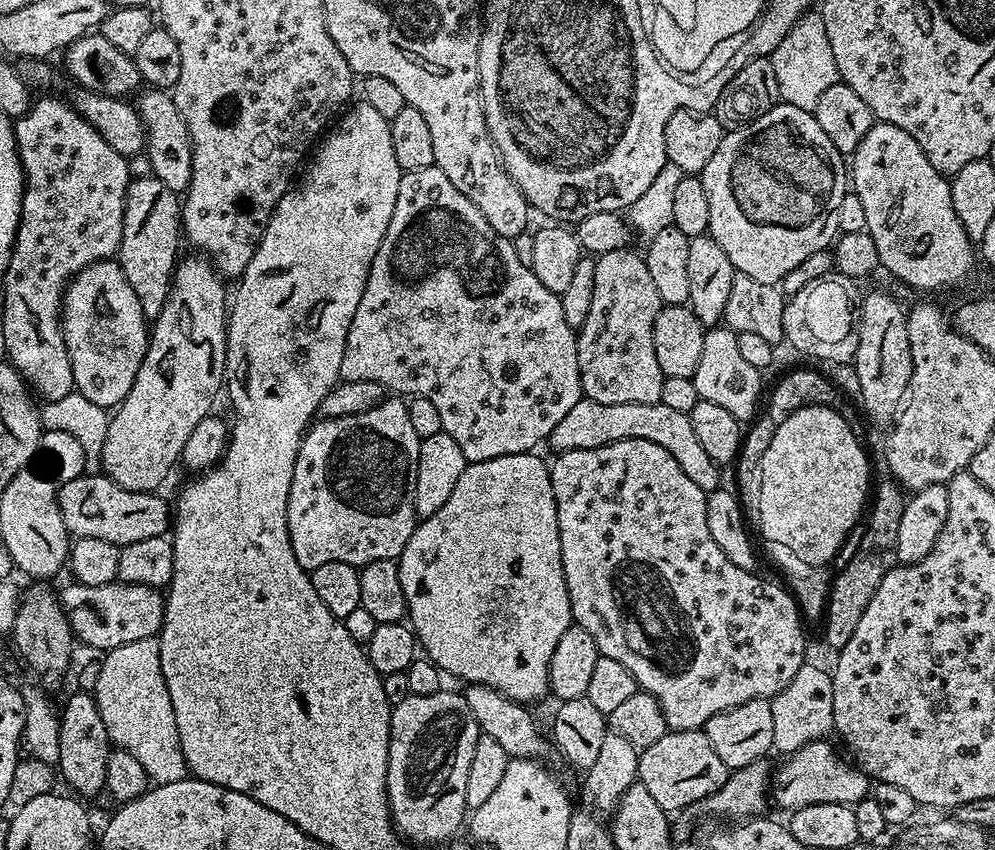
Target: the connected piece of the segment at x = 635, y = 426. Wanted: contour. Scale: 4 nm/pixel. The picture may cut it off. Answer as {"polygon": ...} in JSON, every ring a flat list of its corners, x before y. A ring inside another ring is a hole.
{"polygon":[[582,398,554,426,550,437,550,444,556,447,557,453,578,450,579,448,597,448,613,444,619,440,645,440,654,442,654,446,662,446,674,457,674,462,682,466,682,470,695,482,704,493,713,492,721,487,721,465,698,442,698,434,694,434,694,426,690,422,688,413,673,410,665,404,643,404,642,402,622,402,622,406,606,406,602,402]]}

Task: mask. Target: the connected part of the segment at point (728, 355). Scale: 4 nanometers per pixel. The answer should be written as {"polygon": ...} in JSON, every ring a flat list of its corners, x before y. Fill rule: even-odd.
{"polygon":[[712,326,705,331,702,342,702,358,698,358,698,370,691,376,694,390,698,390,700,399,714,402,723,406,729,414,741,422,747,422,756,412,756,407,761,407,760,391,764,384,760,381,761,369,750,366,745,362,743,355,738,351,738,338,736,333,727,326]]}

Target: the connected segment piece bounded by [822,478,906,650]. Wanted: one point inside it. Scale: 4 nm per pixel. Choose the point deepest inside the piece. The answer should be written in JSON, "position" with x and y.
{"position":[857,582]}

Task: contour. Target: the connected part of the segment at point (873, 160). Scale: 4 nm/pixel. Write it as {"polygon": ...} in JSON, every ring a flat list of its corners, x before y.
{"polygon":[[873,123,866,138,862,138,862,142,858,142,855,152,851,153,850,188,862,202,863,208,866,209,866,230,873,236,874,243,878,248,879,267,883,271,888,271,894,279,901,280,902,283,909,284,912,288,921,288,924,292,932,292,935,288,952,288,955,284,962,283,971,274,972,263,978,260,978,256,974,251,974,242,966,234,966,230,954,210,952,185,949,177,943,176,941,172,934,170,934,166,930,166,930,158,926,158,926,154,922,154,922,146,918,146,918,142,914,142,914,138,910,138,910,134,906,134,906,130,898,130,898,126,893,124]]}

